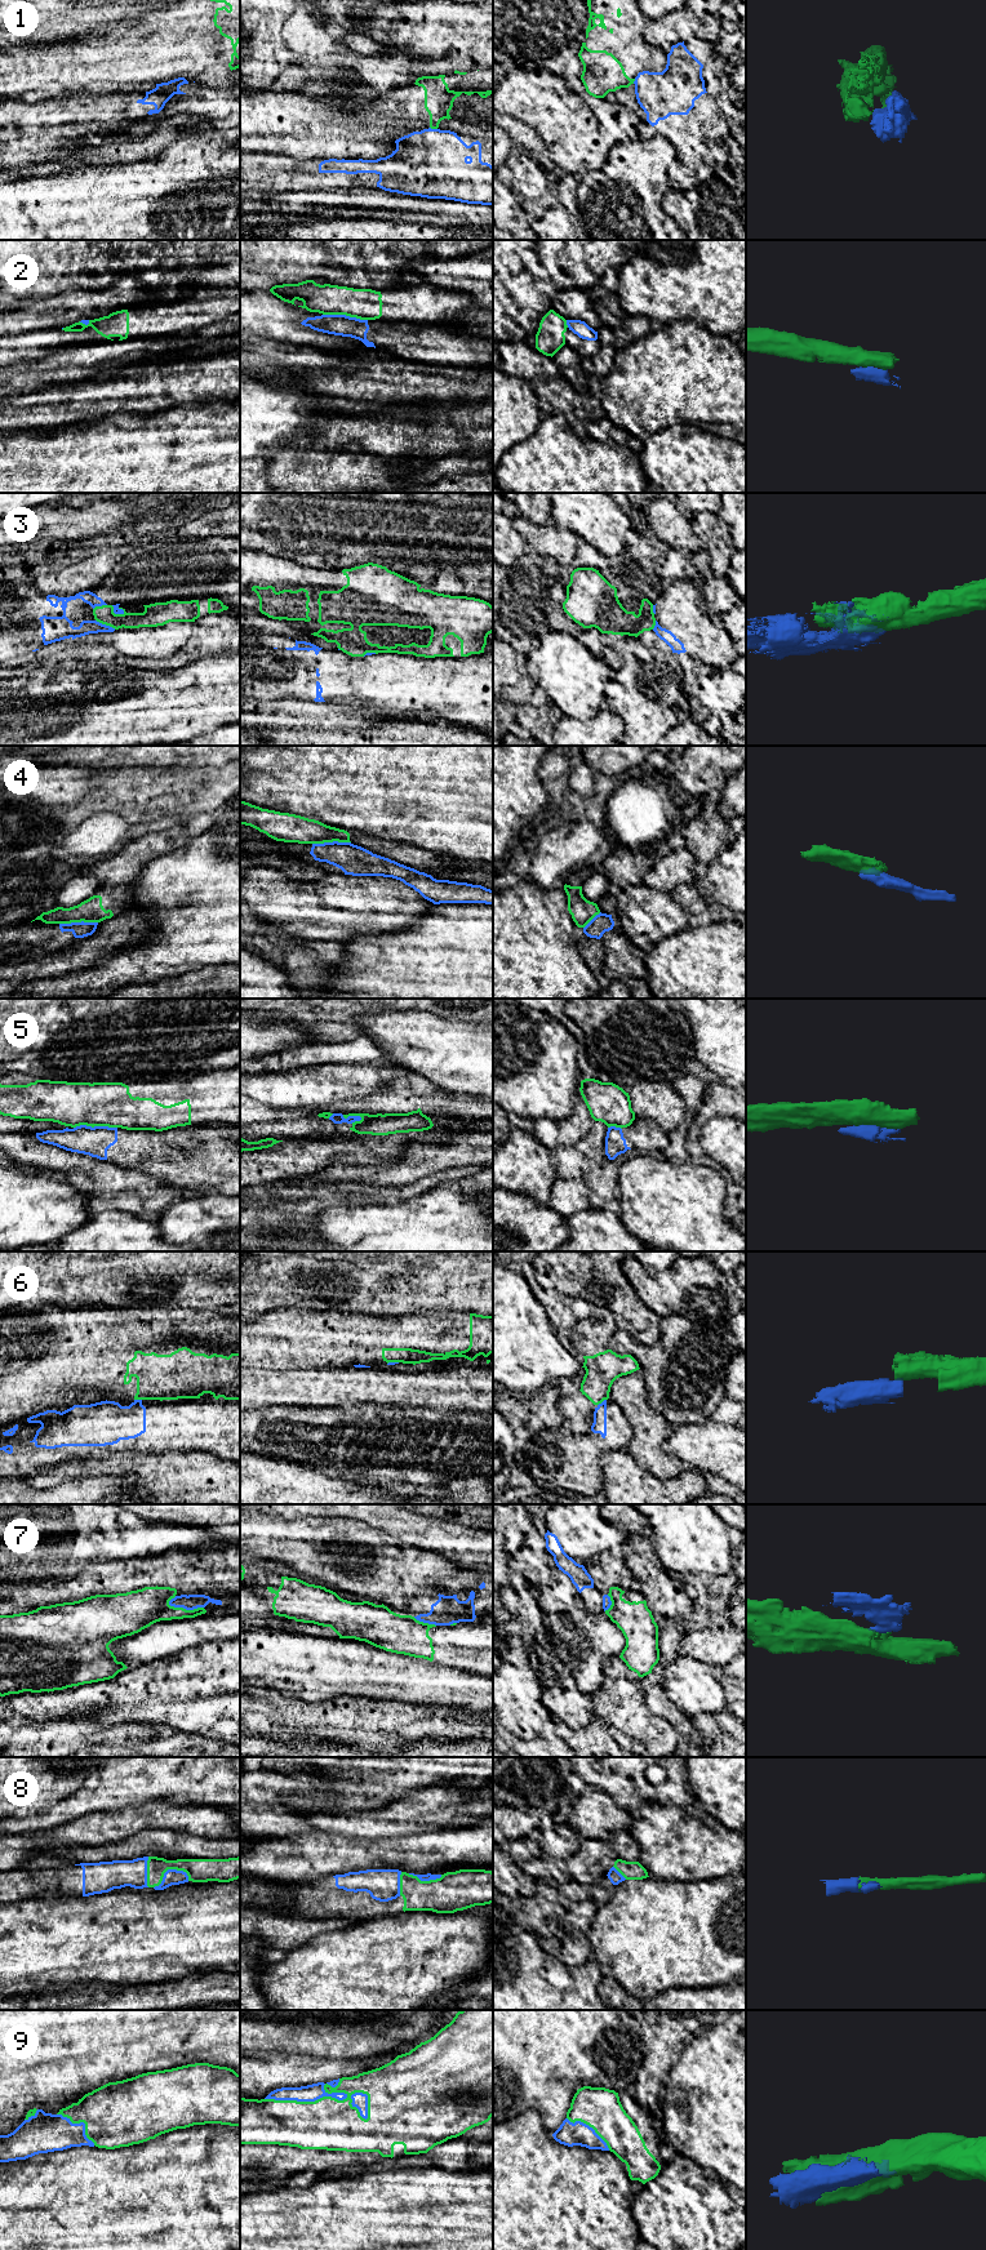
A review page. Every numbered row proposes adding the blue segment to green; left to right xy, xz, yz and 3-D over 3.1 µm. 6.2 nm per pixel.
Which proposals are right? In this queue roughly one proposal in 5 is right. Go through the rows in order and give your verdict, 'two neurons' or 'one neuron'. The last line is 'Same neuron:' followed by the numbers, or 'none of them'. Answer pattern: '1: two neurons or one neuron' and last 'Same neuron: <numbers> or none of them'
1: two neurons
2: two neurons
3: two neurons
4: two neurons
5: two neurons
6: two neurons
7: two neurons
8: one neuron
9: one neuron
Same neuron: 8, 9

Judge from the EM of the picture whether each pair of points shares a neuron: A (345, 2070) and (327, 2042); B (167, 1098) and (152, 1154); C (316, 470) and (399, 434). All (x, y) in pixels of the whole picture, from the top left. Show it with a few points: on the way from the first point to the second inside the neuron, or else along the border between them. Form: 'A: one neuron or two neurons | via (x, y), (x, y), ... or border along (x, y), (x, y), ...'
A: two neurons | border along (307, 2054), (367, 2058)
B: two neurons | border along (187, 1124), (161, 1130), (128, 1130)
C: two neurons | border along (332, 449), (359, 445), (369, 453), (391, 459)

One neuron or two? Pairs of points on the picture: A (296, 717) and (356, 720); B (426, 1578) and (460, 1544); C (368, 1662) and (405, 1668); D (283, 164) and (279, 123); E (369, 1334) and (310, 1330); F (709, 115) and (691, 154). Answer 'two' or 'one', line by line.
A: one
B: two
C: one
D: two
E: one
F: one

